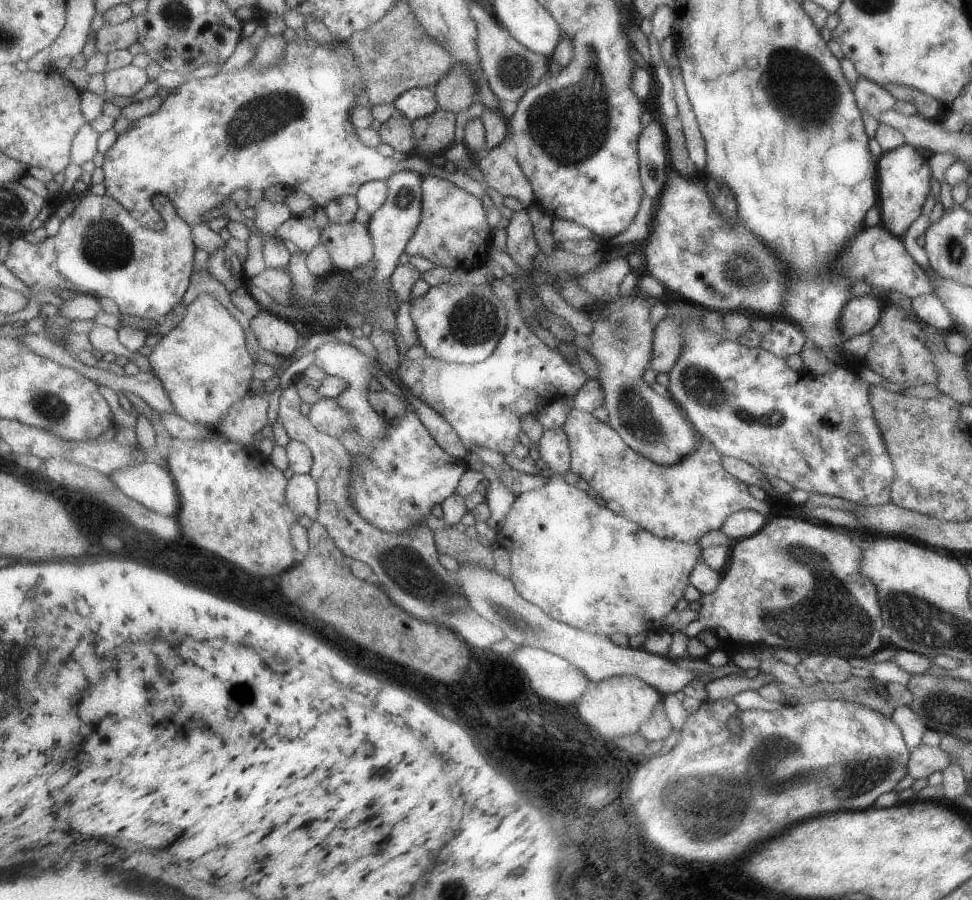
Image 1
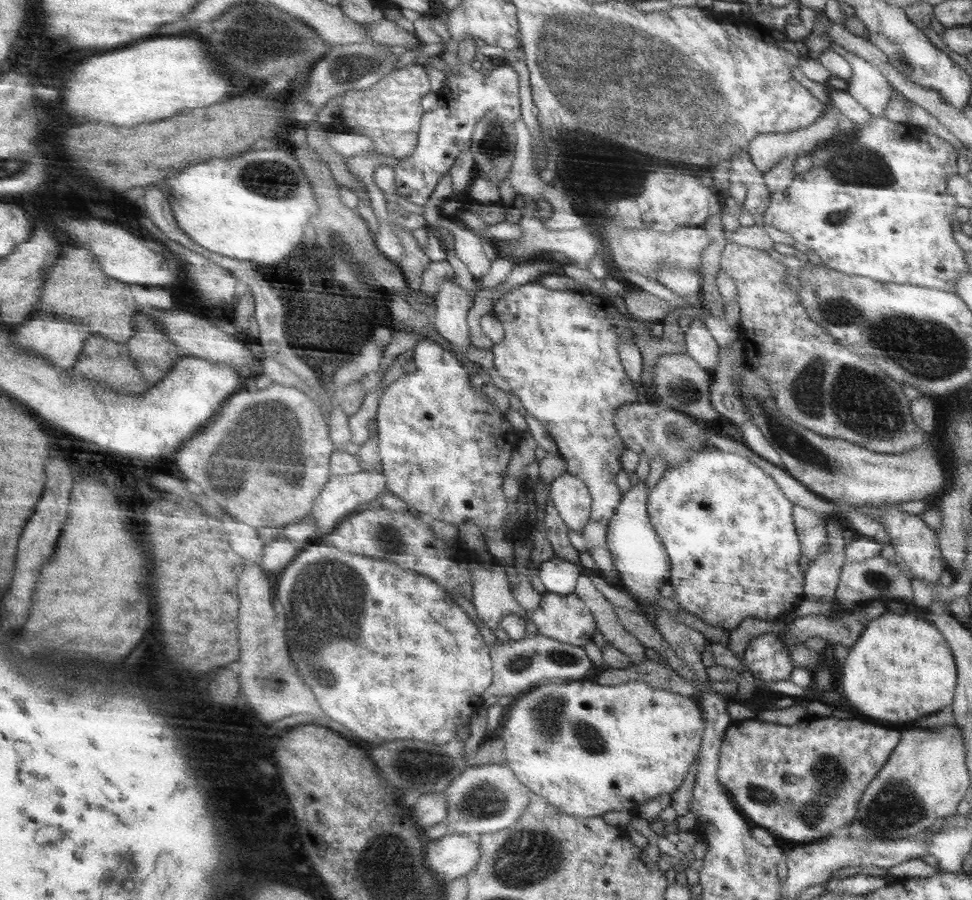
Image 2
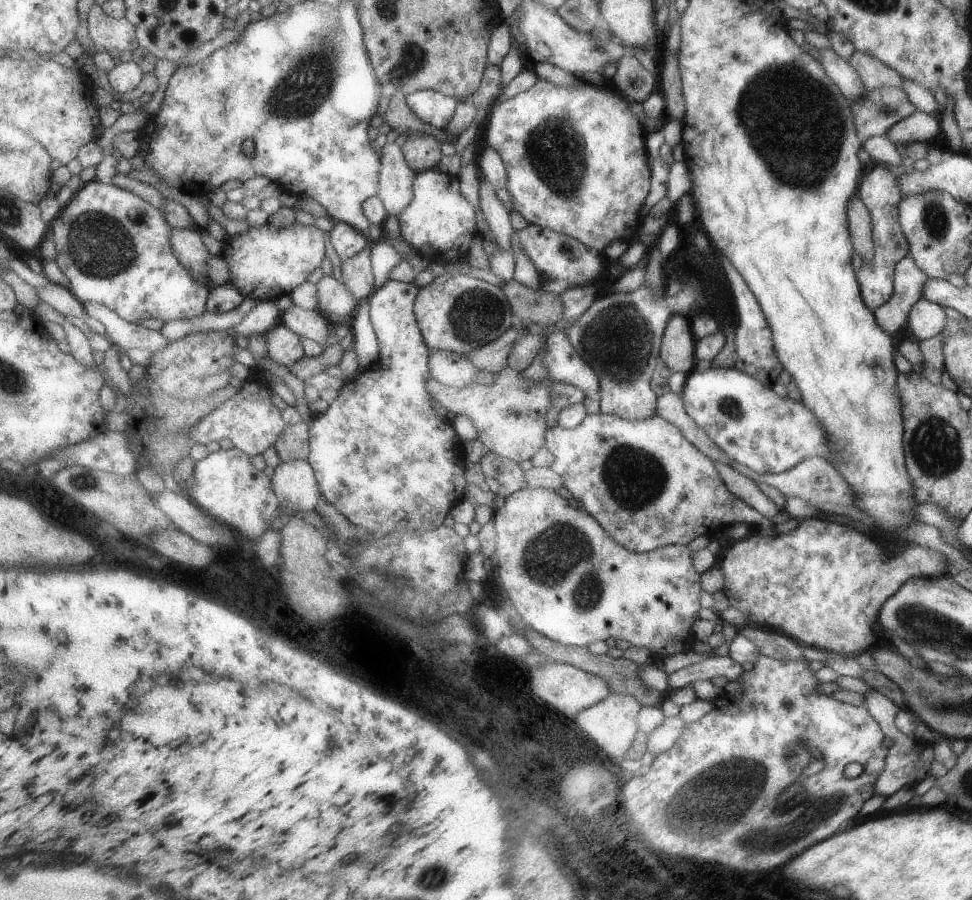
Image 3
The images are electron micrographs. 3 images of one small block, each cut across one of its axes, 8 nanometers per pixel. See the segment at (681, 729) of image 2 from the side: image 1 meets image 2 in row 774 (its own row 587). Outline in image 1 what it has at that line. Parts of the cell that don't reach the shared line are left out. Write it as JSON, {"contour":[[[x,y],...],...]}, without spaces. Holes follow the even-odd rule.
{"contour":[[[556,475],[550,477],[549,483],[541,489],[528,491],[521,494],[509,514],[503,529],[499,533],[499,544],[505,547],[510,553],[512,559],[512,580],[517,584],[518,590],[530,602],[537,604],[554,618],[567,622],[572,626],[581,628],[593,633],[605,634],[610,637],[611,634],[619,632],[632,636],[640,632],[665,630],[662,618],[666,616],[675,604],[683,597],[685,588],[689,585],[690,571],[696,566],[701,556],[701,546],[699,543],[687,543],[677,541],[676,539],[660,538],[655,534],[643,529],[638,523],[623,517],[622,514],[614,512],[608,506],[601,506],[595,498],[589,496],[586,491],[568,484],[566,480]]]}

